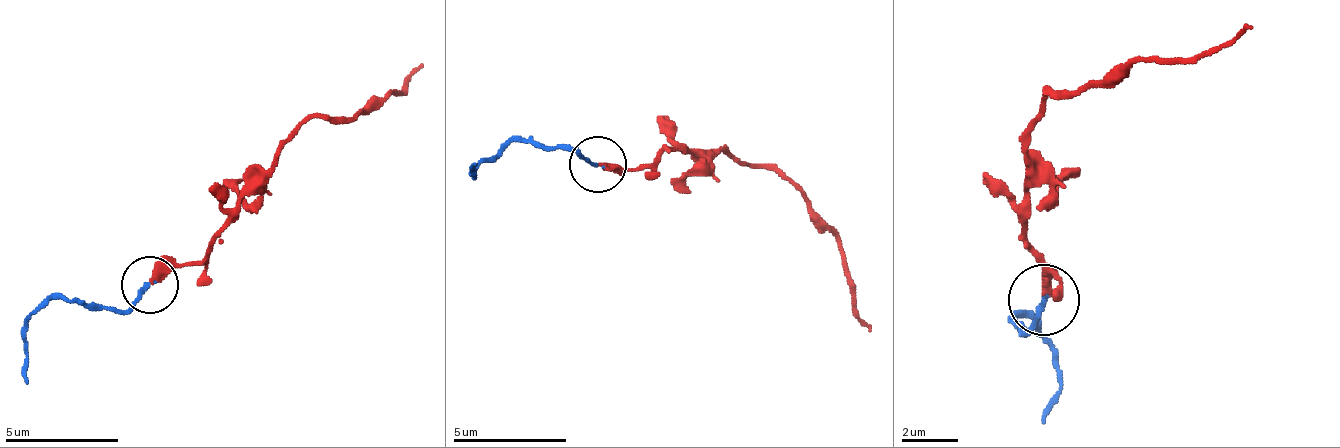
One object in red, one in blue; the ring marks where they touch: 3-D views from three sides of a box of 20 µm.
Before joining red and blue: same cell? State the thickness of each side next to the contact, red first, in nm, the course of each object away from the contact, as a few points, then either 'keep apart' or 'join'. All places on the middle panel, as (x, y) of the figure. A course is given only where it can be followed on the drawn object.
320/170 nm | red via (599, 163), (644, 168), (661, 151), (723, 151), (757, 168), (774, 168), (837, 242), (848, 293), (871, 333) | blue via (599, 163), (570, 145), (508, 140), (474, 174), (474, 163) | join

